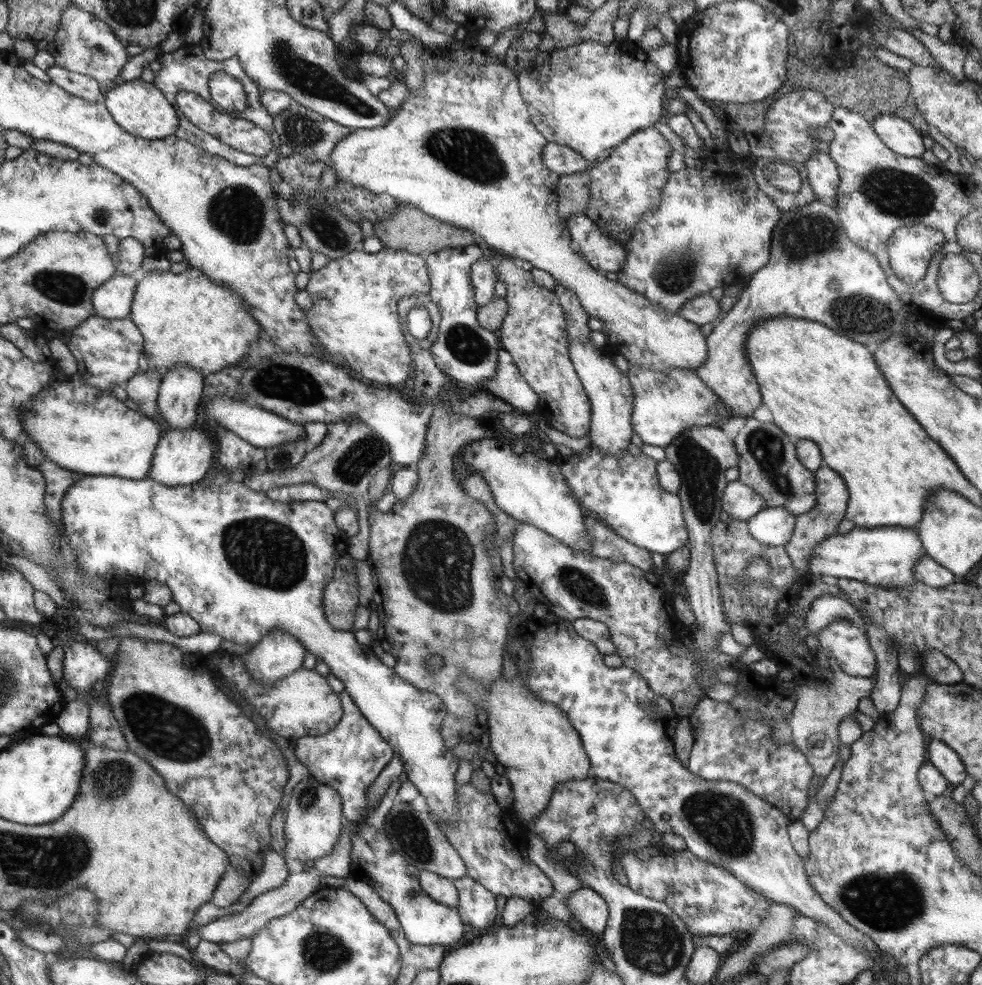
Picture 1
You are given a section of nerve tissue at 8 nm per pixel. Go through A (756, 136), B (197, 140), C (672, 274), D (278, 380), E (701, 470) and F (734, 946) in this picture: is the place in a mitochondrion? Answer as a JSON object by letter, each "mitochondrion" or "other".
{"A":"other","B":"other","C":"mitochondrion","D":"mitochondrion","E":"mitochondrion","F":"other"}

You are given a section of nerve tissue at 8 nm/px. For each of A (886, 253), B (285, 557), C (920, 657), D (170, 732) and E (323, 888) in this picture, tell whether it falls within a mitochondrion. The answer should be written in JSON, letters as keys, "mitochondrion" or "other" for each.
{"A":"other","B":"mitochondrion","C":"other","D":"mitochondrion","E":"other"}

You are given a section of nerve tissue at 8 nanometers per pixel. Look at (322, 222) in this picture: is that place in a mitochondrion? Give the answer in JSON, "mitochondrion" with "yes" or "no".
{"mitochondrion":"yes"}

